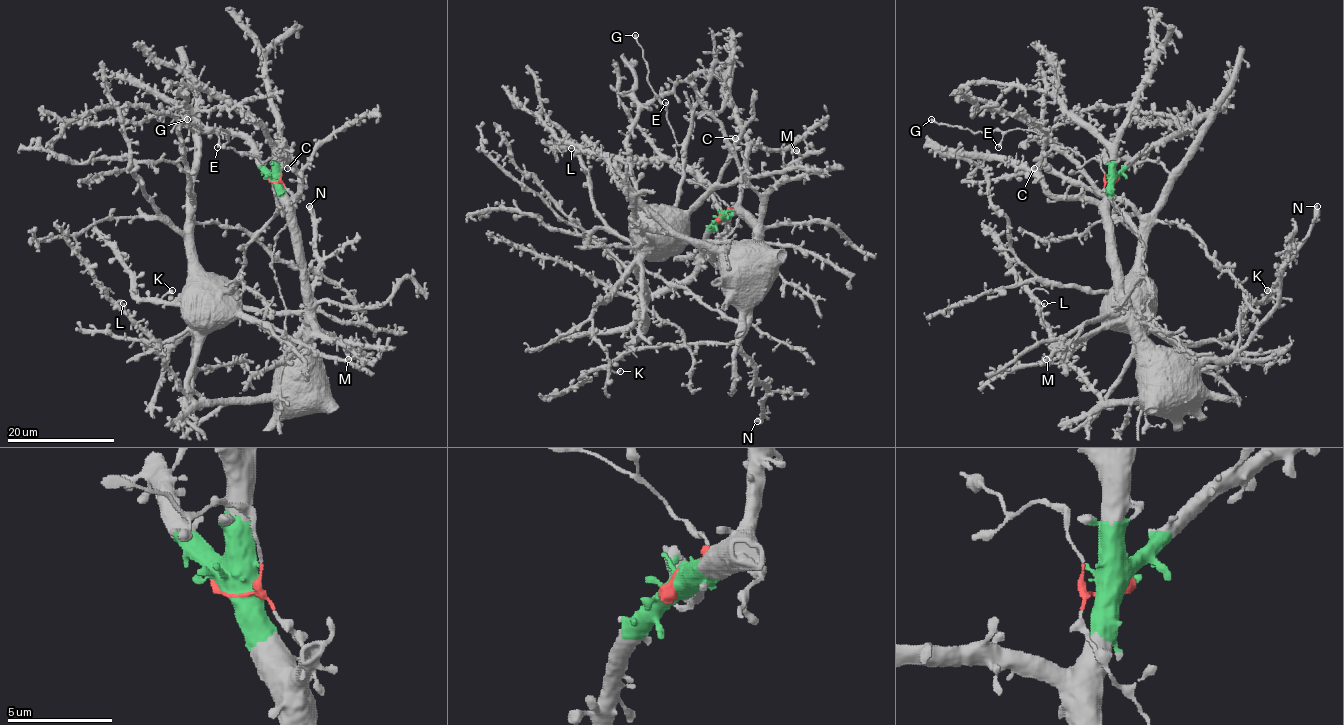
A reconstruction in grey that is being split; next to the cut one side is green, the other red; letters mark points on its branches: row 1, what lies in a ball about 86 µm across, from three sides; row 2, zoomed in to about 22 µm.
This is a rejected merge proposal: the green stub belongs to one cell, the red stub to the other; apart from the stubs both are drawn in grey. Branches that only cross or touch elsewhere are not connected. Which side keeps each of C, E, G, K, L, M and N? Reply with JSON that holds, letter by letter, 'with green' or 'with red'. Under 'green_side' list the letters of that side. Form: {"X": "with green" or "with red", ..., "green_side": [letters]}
{"C": "with green", "E": "with red", "G": "with red", "K": "with green", "L": "with green", "M": "with green", "N": "with green", "green_side": ["C", "K", "L", "M", "N"]}

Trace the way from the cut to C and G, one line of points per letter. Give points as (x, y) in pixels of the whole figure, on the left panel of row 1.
C: (271, 180), (287, 201), (294, 199), (298, 191), (298, 173), (287, 168)
G: (271, 180), (279, 180), (276, 161), (240, 154), (224, 145), (228, 141), (224, 129), (200, 133), (187, 118)

